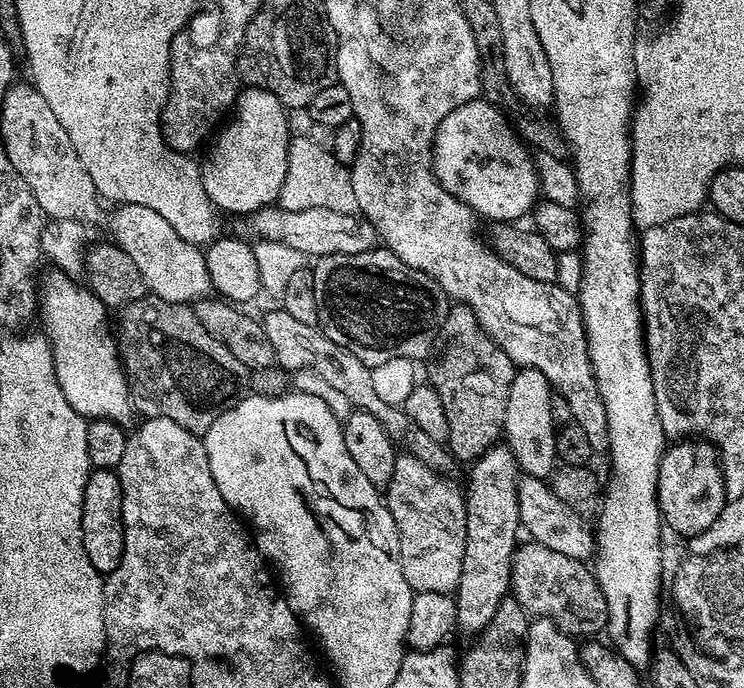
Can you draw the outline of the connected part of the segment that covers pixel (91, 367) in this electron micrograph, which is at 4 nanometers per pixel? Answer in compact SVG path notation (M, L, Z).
M52 270L45 278L44 285L39 285L38 288L38 320L44 323L43 335L48 337L48 343L52 345L58 386L62 386L66 402L70 402L70 406L74 406L80 416L88 420L109 420L115 424L131 425L132 416L134 417L132 392L128 389L124 365L120 363L120 350L113 329L108 329L109 309L84 284L75 284L72 279L63 270Z

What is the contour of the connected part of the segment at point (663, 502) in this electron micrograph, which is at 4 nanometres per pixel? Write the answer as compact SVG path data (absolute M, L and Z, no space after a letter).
M699 438L669 443L660 463L656 500L660 503L663 523L667 527L669 524L683 538L710 530L728 500L724 489L724 469L720 466L720 453L716 447Z

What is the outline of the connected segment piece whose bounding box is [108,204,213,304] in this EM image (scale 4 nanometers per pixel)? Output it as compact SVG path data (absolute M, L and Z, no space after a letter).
M120 204L117 209L108 224L112 231L111 239L138 266L138 273L151 295L188 304L205 299L213 291L204 252L197 245L183 240L170 222L166 222L160 214L154 214L154 210L137 204Z

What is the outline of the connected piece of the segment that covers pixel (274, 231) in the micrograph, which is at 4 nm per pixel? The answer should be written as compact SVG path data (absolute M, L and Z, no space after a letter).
M279 206L259 208L247 217L248 228L257 241L273 240L298 250L305 258L319 258L330 254L362 254L377 247L376 227L363 218L336 213L330 209L304 209L287 212Z

